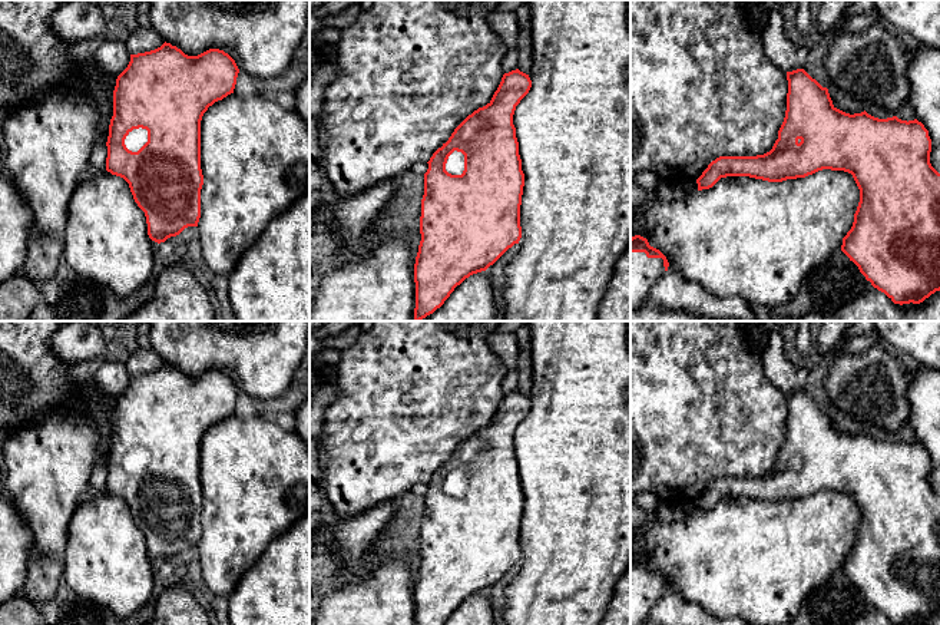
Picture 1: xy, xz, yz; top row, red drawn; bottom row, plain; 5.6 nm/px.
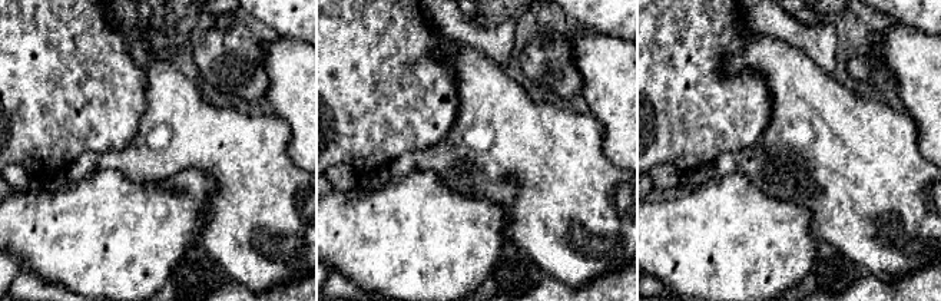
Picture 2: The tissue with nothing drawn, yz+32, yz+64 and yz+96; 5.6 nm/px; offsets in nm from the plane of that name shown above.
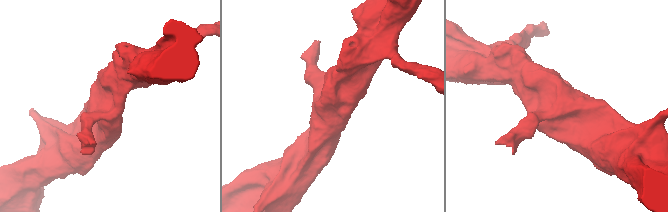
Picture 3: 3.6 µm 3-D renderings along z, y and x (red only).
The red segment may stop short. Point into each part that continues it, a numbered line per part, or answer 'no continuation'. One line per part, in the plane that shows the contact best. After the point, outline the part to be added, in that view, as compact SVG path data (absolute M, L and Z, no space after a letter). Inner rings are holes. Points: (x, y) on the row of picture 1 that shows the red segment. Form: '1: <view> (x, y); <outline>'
1: xy (136, 138); M133 129L125 139L125 145L129 151L138 152L148 142L148 130L146 129Z

